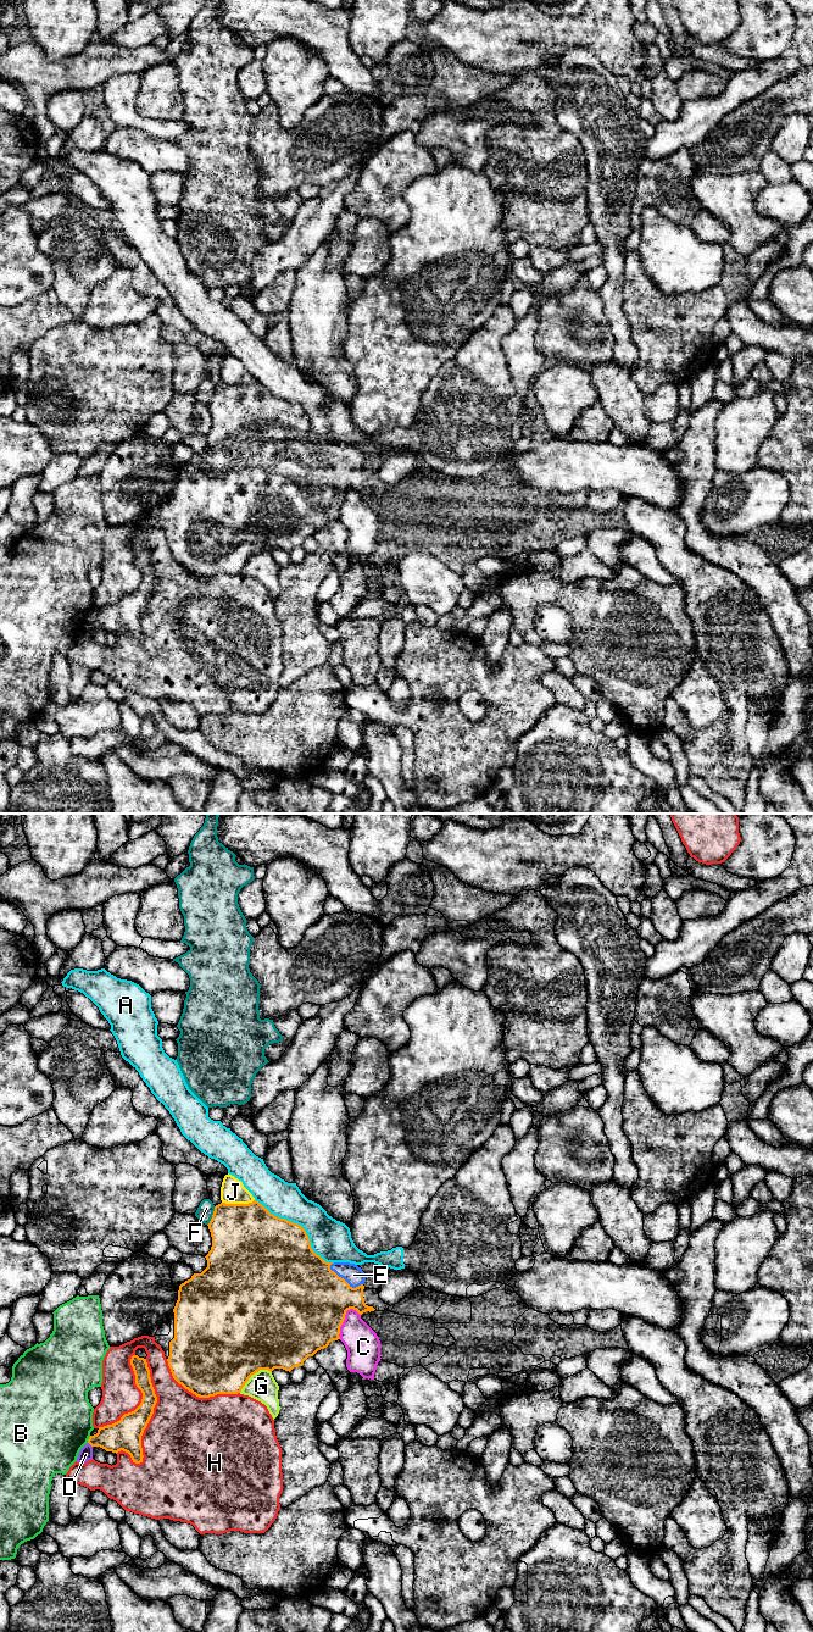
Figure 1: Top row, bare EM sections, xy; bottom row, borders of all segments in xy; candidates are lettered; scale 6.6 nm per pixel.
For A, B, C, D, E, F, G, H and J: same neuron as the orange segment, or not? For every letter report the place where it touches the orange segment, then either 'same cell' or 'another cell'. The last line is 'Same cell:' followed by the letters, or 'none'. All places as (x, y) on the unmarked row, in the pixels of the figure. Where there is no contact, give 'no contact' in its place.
A: meets orange in xy at (300, 406); another cell
B: meets orange in xy at (88, 620); another cell
C: meets orange in xy at (343, 501); another cell
D: meets orange in xy at (89, 623); another cell
E: meets orange in xy at (343, 459); same cell
F: meets orange in xy at (212, 397); another cell
G: meets orange in xy at (252, 554); another cell
H: meets orange in xy at (152, 593); another cell
J: meets orange in xy at (238, 384); another cell
Same cell: E

